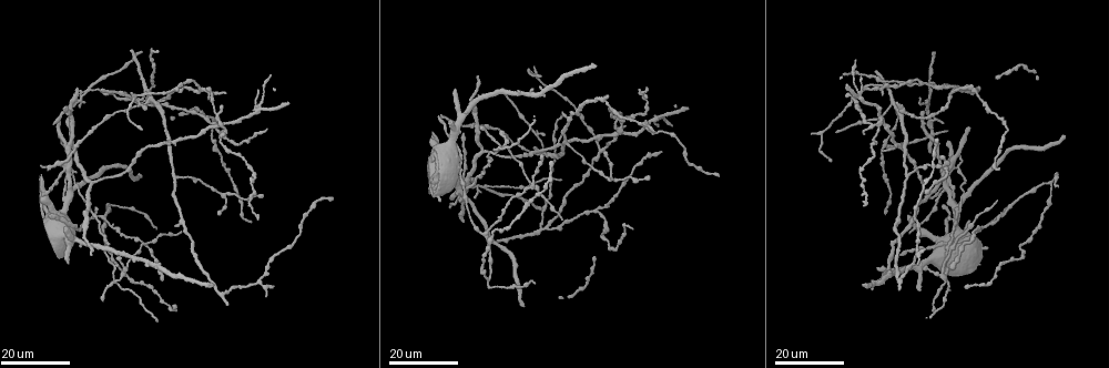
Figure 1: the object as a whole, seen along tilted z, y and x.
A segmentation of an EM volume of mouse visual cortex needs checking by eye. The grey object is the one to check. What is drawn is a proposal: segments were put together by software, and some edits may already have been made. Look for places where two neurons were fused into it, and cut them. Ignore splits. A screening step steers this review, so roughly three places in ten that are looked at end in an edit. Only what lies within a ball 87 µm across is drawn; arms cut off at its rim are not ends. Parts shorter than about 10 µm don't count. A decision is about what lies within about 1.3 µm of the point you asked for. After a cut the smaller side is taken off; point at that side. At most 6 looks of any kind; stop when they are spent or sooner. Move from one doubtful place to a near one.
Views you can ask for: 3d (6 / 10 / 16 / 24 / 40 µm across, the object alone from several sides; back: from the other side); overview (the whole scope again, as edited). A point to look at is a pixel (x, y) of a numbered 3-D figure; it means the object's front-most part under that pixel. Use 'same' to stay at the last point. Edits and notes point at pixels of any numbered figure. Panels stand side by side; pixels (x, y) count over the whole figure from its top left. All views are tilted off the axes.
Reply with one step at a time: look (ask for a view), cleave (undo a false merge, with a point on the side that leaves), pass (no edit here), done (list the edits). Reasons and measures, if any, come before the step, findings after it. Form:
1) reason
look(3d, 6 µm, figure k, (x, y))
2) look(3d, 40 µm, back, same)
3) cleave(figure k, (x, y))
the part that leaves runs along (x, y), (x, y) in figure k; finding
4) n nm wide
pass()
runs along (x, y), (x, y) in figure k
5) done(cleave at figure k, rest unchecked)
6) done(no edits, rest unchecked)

three arms meet
look(3d, 16 µm, figure 1, (880, 118))

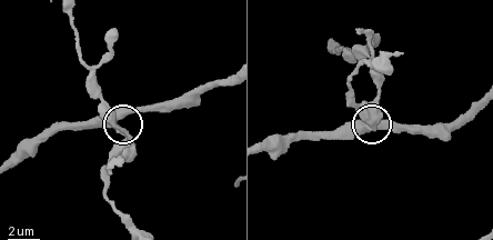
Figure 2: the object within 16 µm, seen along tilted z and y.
look(3d, 10 µm, figure 2, (363, 128))

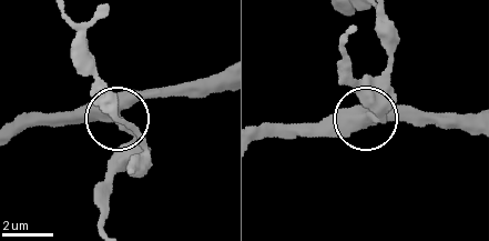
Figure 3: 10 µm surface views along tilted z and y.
side arm 29 µm; 3 arms
pass()
one neuron here

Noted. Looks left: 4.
four or more arms meet
look(3d, 24 µm, figure 1, (259, 106))

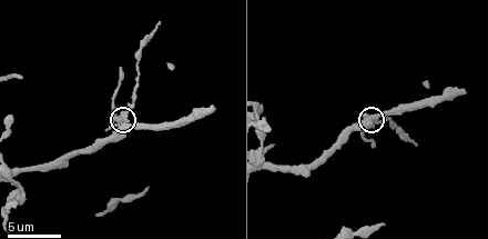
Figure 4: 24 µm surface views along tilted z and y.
look(3d, 10 µm, figure 4, (127, 124))

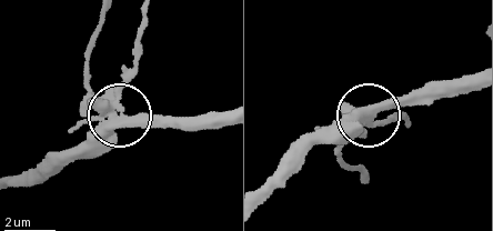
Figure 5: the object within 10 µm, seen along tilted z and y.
cleave(figure 5, (94, 92))
the part that leaves runs along (110, 111), (143, 31), (146, 10) in figure 5; a second neuron is stuck on

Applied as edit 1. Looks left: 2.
three arms meet
look(3d, 16 µm, figure 1, (144, 89))

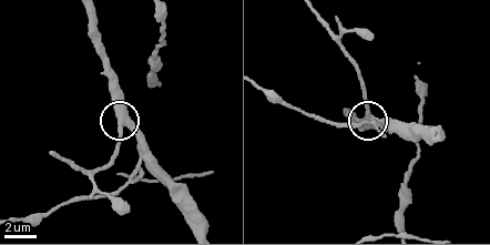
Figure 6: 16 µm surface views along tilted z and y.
look(3d, 10 µm, figure 6, (120, 123))

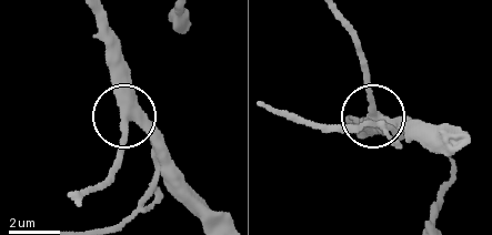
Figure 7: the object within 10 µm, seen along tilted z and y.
350 nm wide
pass()
runs along (217, 220), (131, 119), (124, 122), (122, 154) in figure 7; continuous, no second neuron

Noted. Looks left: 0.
done(cleave at figure 5, rest unchecked)

